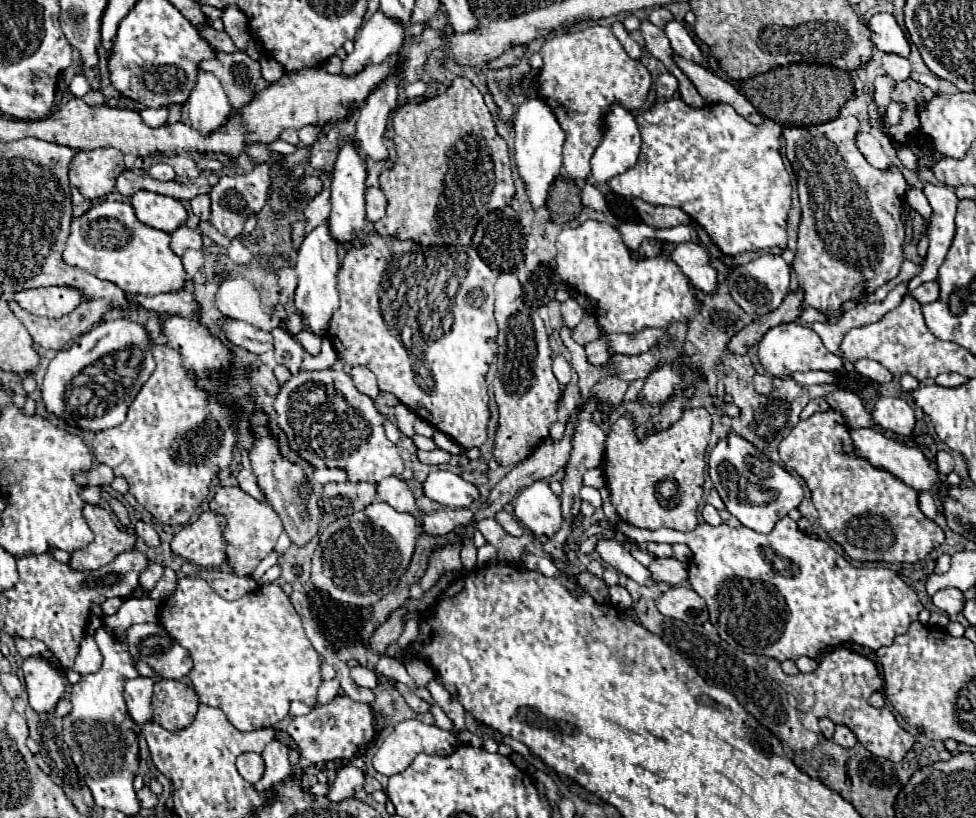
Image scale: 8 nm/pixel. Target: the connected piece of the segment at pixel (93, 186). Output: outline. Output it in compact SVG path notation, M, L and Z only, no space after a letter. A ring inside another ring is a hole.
M114 148L78 152L70 162L70 184L88 200L100 200L114 190L116 178L124 172L124 154Z

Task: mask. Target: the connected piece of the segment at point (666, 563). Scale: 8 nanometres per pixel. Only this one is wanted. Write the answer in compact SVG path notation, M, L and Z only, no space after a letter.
M654 558L652 564L648 566L652 580L654 582L666 582L670 586L678 586L680 582L684 582L688 578L686 572L686 564L678 562L676 558Z

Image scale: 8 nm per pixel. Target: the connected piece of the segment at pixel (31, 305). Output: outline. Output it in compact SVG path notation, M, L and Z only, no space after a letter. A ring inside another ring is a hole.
M48 286L22 290L14 294L14 300L28 312L46 318L60 318L78 308L86 296L82 290L72 286Z

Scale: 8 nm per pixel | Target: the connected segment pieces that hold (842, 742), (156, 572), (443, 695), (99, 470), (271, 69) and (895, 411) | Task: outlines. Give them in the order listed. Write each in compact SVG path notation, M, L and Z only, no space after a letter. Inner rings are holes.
M836 726L836 732L834 732L834 744L842 746L842 748L854 748L856 746L856 736L846 728L846 726Z
M150 562L148 564L148 570L144 570L144 574L140 576L142 588L150 592L156 586L156 582L162 578L162 574L164 574L164 568L160 564L156 564L156 562Z
M430 680L430 684L426 686L428 692L432 694L432 698L436 700L436 704L446 712L446 716L452 720L452 726L454 726L454 734L458 736L460 732L466 730L466 724L464 724L464 708L460 706L458 700L454 700L440 684L436 684L434 680Z
M100 464L100 466L96 466L96 468L80 474L80 476L76 476L76 482L80 482L82 486L108 486L112 480L114 480L114 474L104 464Z
M262 58L260 64L262 64L262 78L268 84L274 84L274 82L278 82L282 78L284 70L282 70L282 66L274 58Z
M880 397L871 414L880 428L894 434L910 434L916 423L911 405L900 397Z

